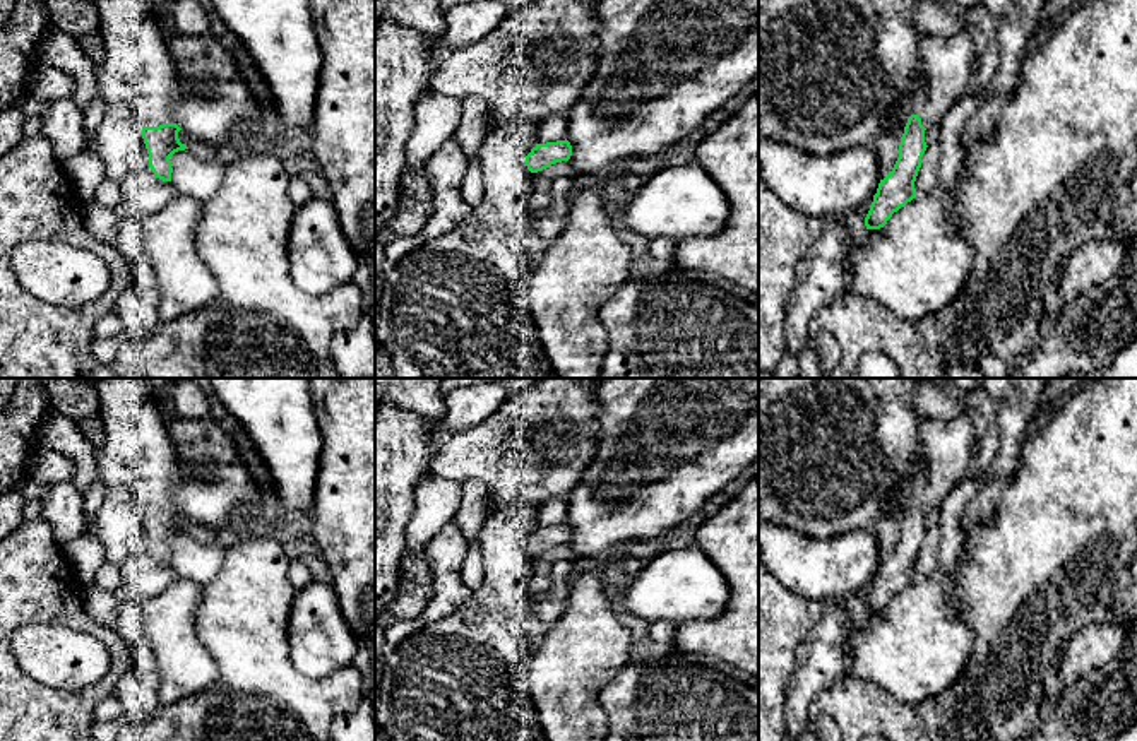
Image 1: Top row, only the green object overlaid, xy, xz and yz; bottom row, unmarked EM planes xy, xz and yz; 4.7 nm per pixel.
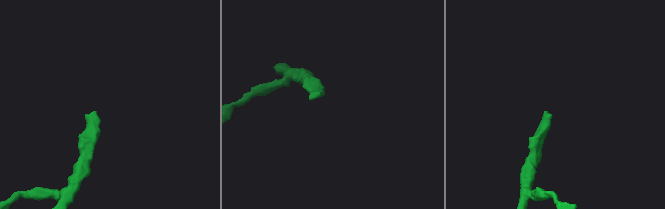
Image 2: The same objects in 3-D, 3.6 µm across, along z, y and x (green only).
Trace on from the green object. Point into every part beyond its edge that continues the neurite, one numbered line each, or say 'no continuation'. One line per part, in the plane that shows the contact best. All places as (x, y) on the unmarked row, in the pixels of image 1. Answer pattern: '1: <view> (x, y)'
1: xy (137, 452)

